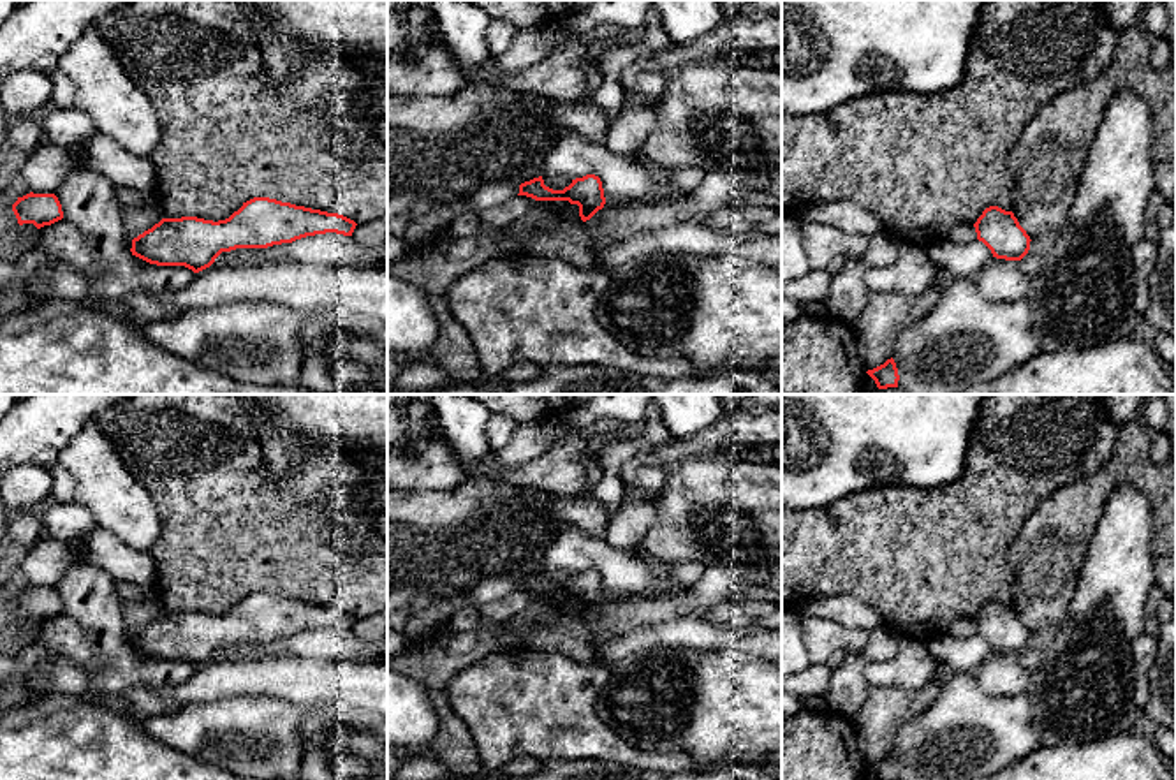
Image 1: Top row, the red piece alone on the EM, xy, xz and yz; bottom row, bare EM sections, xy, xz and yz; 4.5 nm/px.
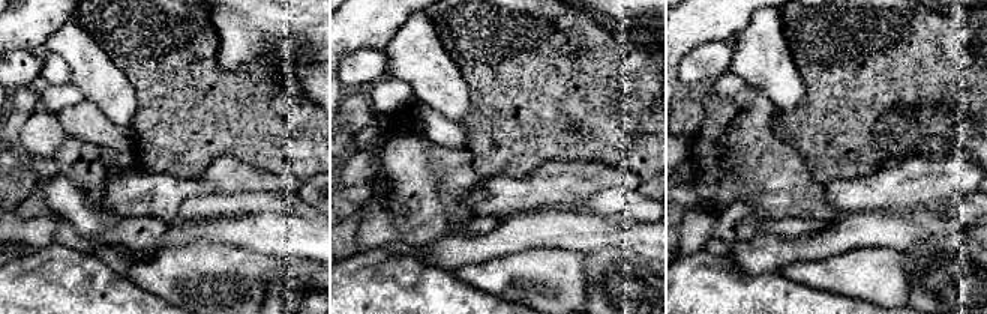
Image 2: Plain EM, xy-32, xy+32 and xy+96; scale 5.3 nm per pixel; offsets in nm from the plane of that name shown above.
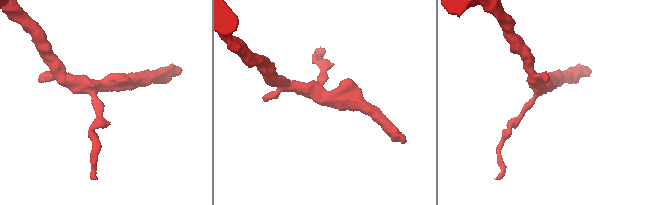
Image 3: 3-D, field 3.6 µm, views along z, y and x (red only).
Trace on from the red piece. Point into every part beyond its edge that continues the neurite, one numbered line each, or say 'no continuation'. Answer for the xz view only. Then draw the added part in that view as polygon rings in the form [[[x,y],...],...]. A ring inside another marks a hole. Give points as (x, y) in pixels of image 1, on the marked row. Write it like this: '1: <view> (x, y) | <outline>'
no continuation

